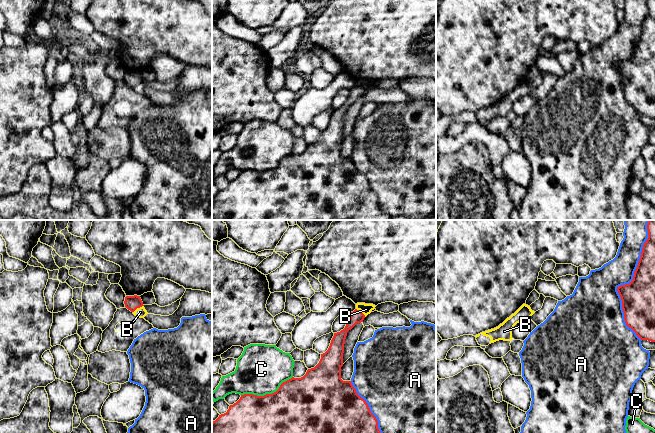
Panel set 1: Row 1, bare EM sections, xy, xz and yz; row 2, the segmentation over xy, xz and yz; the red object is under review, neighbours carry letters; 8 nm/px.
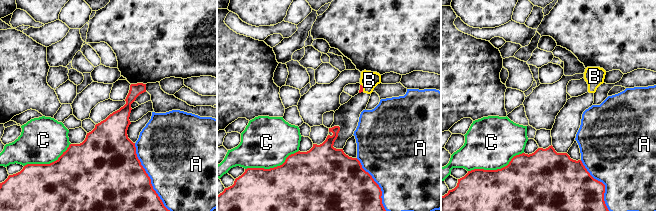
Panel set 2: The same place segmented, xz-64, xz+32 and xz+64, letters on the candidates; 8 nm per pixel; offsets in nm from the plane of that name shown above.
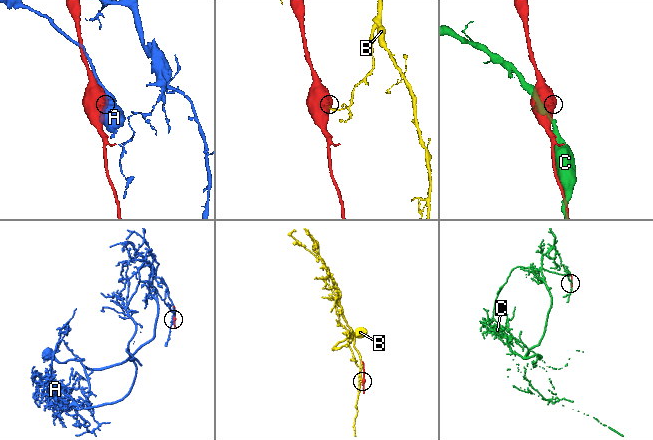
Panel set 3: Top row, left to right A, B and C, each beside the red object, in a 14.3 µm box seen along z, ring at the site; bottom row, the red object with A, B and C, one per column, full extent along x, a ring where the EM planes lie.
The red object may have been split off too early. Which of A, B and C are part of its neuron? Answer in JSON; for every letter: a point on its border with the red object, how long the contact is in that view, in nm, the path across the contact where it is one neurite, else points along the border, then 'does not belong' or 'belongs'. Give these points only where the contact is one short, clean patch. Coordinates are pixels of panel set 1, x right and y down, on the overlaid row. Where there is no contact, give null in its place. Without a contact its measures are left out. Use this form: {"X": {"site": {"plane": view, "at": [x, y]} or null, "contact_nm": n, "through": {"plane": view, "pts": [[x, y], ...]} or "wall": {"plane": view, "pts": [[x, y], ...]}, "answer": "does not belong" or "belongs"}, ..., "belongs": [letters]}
{"A": {"site": {"plane": "yz", "at": [629, 283]}, "contact_nm": 950, "answer": "does not belong"}, "B": {"site": {"plane": "xy", "at": [138, 307]}, "contact_nm": 110, "wall": {"plane": "xy", "pts": [[143, 305], [133, 312]]}, "answer": "does not belong"}, "C": {"site": {"plane": "xz", "at": [267, 394]}, "contact_nm": 440, "answer": "does not belong"}, "belongs": []}

